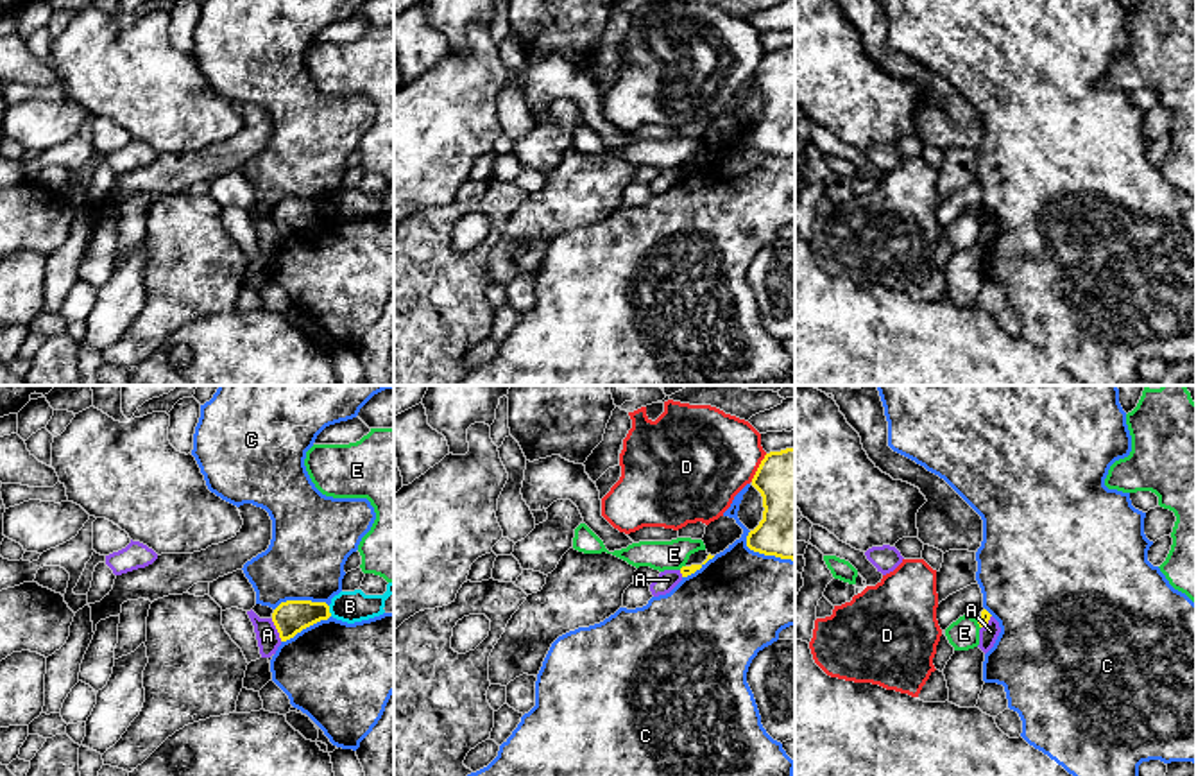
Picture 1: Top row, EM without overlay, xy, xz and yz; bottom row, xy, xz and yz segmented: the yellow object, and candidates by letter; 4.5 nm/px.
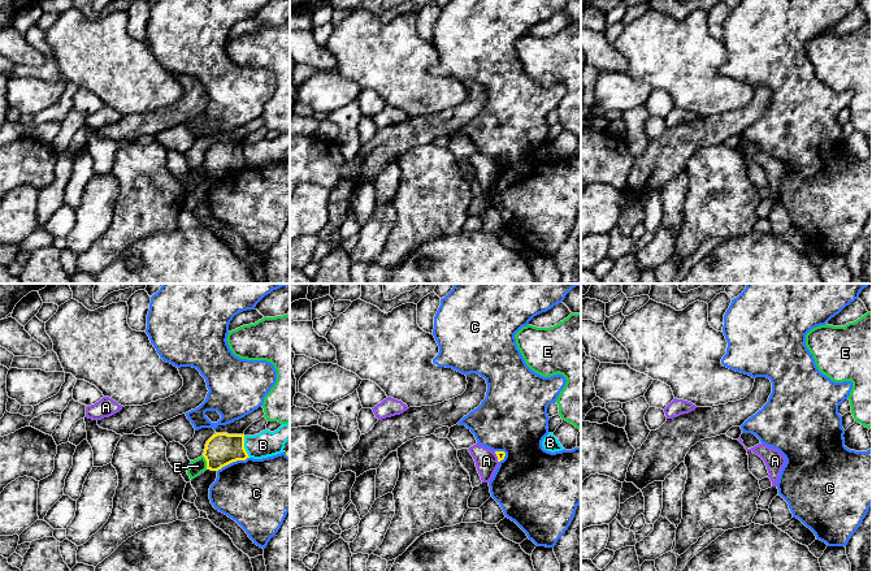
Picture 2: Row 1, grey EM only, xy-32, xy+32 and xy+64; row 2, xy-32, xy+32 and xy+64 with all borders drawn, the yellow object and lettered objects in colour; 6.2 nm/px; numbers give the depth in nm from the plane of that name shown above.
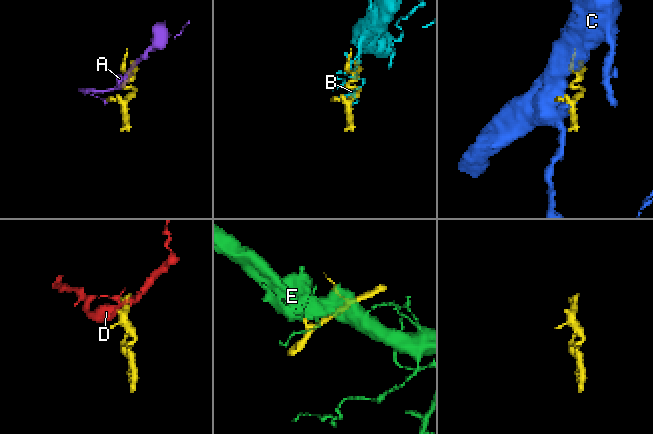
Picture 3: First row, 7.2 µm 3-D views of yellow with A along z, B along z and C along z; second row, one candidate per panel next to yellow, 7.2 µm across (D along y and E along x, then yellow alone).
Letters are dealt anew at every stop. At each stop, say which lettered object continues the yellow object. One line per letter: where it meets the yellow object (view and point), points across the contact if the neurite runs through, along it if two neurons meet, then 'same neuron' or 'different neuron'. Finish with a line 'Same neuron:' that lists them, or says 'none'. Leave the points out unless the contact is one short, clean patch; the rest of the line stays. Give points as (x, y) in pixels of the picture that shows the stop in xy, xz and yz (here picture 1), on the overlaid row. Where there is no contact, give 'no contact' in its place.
A: contact xy (276, 628); border xy (271, 619), (281, 640); different neuron
B: contact xy (328, 612); different neuron
C: contact xz (765, 554); different neuron
D: contact xz (758, 468); different neuron
E: contact xz (683, 567); different neuron
Same neuron: none

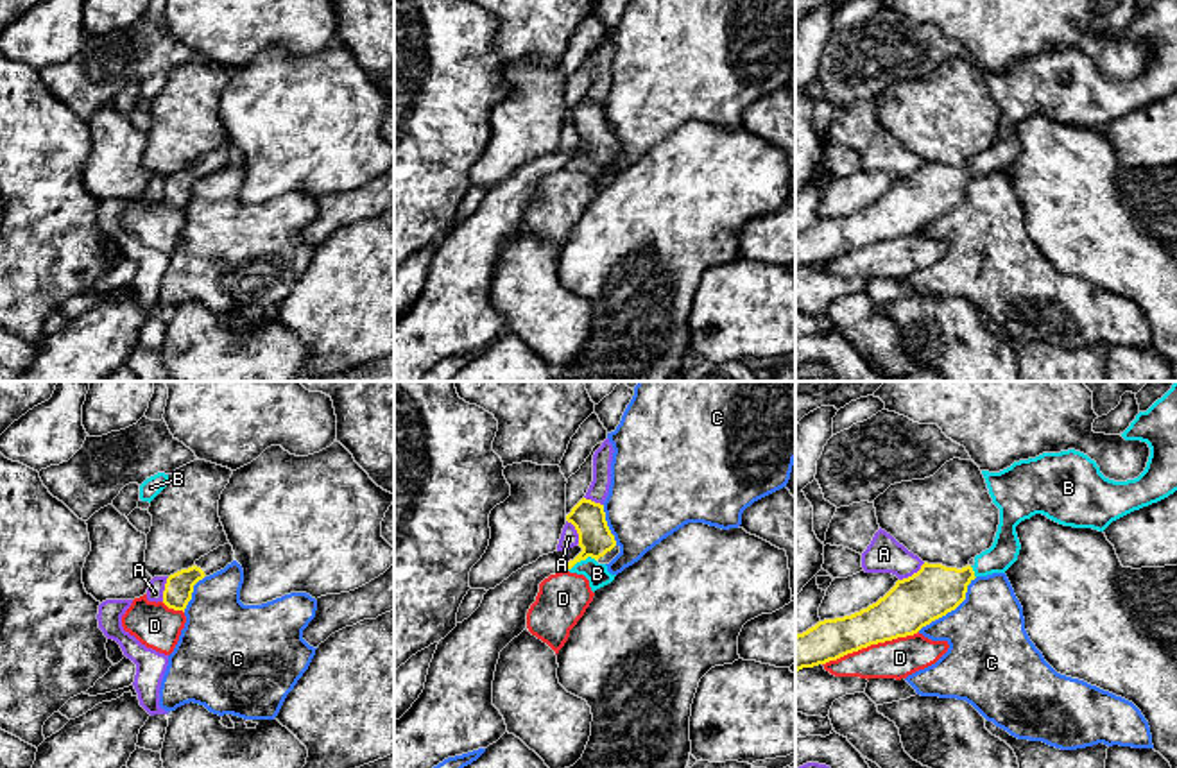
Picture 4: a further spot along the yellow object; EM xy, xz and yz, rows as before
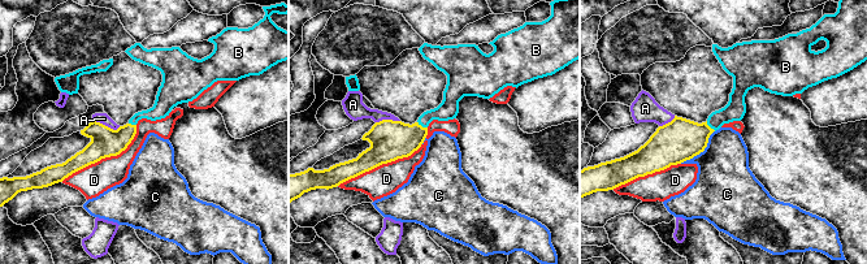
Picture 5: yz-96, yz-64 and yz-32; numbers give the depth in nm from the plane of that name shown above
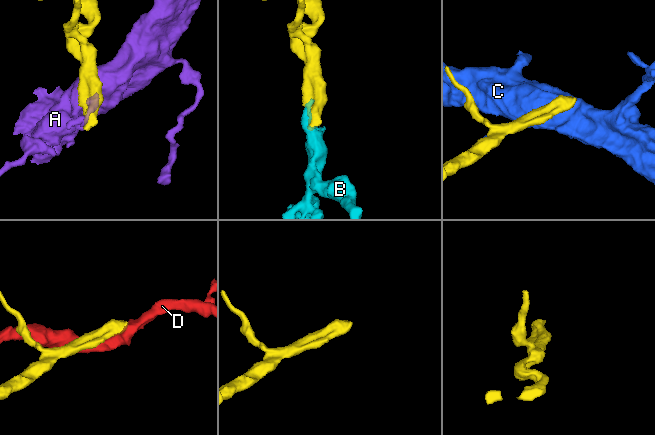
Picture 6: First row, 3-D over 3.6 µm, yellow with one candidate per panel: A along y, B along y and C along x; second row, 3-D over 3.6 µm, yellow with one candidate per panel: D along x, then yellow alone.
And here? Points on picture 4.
A: contact yz (914, 573); border yz (925, 563), (900, 580); different neuron
B: contact xz (581, 559); way xz (588, 518), (588, 552), (581, 559), (597, 573); same neuron
C: contact yz (952, 609); different neuron
D: contact yz (869, 645); different neuron
Same neuron: B

